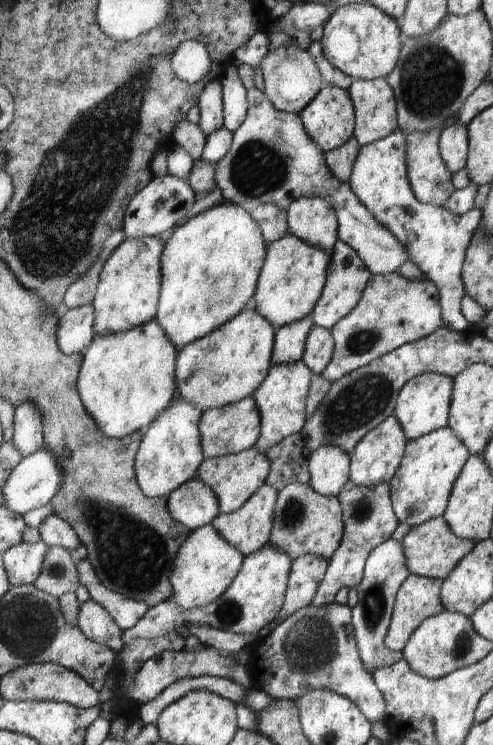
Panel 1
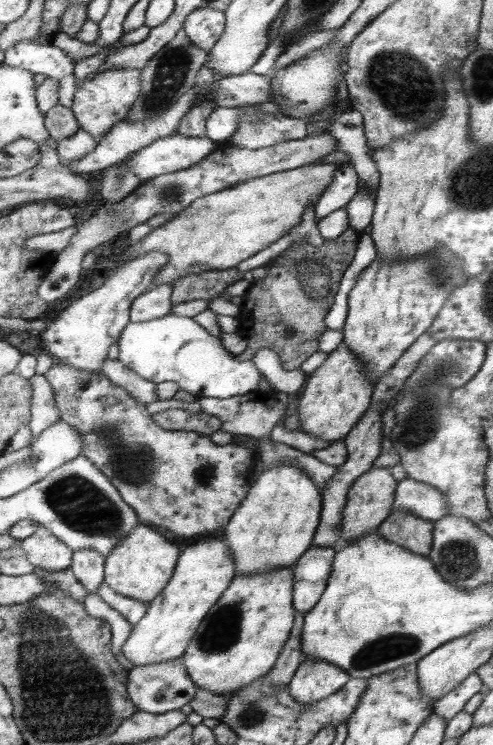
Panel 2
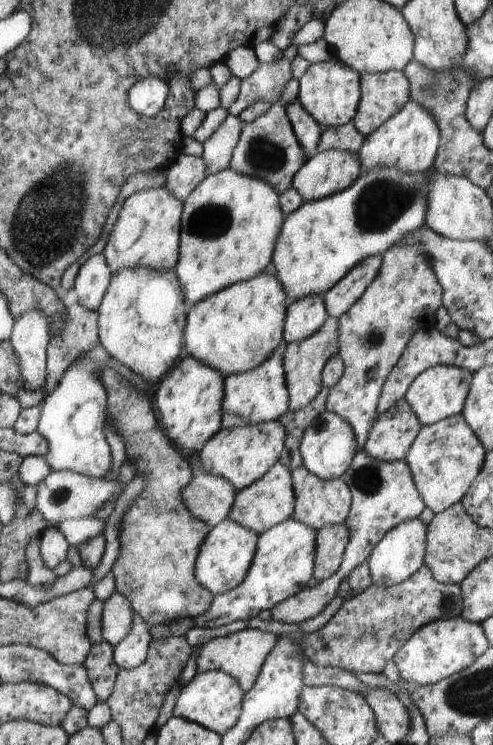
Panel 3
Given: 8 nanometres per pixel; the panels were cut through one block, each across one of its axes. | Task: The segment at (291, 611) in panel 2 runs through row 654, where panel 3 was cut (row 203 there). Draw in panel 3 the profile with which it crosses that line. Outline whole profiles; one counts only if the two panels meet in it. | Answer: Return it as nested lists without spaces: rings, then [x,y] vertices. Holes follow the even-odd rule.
[[[227,169],[209,175],[184,200],[180,257],[175,272],[192,307],[271,268],[285,222],[279,193],[268,182]]]

